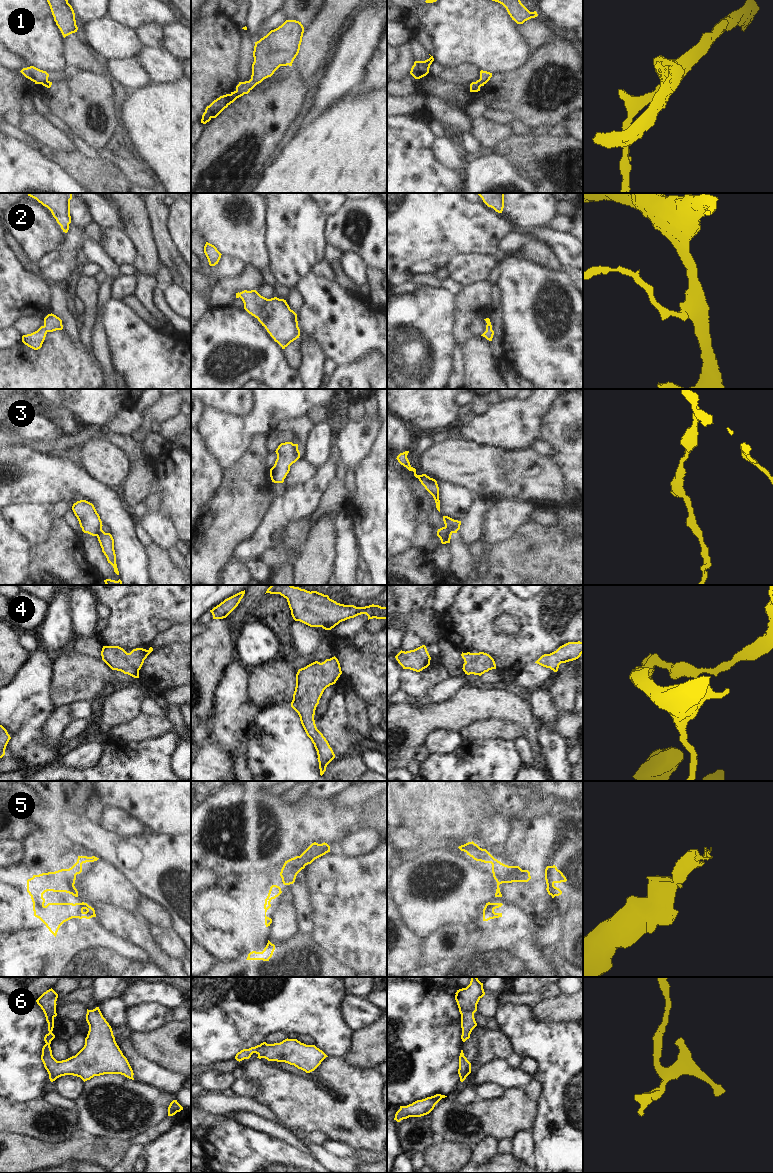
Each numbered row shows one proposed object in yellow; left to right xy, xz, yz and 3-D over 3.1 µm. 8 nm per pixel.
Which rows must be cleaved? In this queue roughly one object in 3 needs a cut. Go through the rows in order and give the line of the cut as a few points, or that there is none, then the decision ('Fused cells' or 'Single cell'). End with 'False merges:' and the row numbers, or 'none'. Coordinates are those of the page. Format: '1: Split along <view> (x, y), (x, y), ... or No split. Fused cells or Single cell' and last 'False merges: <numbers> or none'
1: Split along xz (236, 90), (243, 94). Fused cells
2: No split. Single cell
3: Split along xy (101, 527), (95, 535). Fused cells
4: No split. Single cell
5: No split. Single cell
6: No split. Single cell
False merges: 1, 3

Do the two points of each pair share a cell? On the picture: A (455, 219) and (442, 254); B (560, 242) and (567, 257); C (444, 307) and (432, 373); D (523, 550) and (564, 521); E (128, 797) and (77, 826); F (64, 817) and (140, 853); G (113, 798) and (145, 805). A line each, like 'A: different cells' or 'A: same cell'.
A: same cell
B: same cell
C: same cell
D: different cells
E: different cells
F: same cell
G: same cell

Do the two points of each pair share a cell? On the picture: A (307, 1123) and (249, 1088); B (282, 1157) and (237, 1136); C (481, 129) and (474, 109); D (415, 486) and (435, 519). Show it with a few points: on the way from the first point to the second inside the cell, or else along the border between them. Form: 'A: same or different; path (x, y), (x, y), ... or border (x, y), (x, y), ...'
A: different; border (242, 1077), (257, 1086), (257, 1091), (251, 1097)
B: same; path (271, 1157), (263, 1157), (248, 1145)
C: different; border (483, 115), (473, 120)
D: same; path (421, 494), (431, 511)

